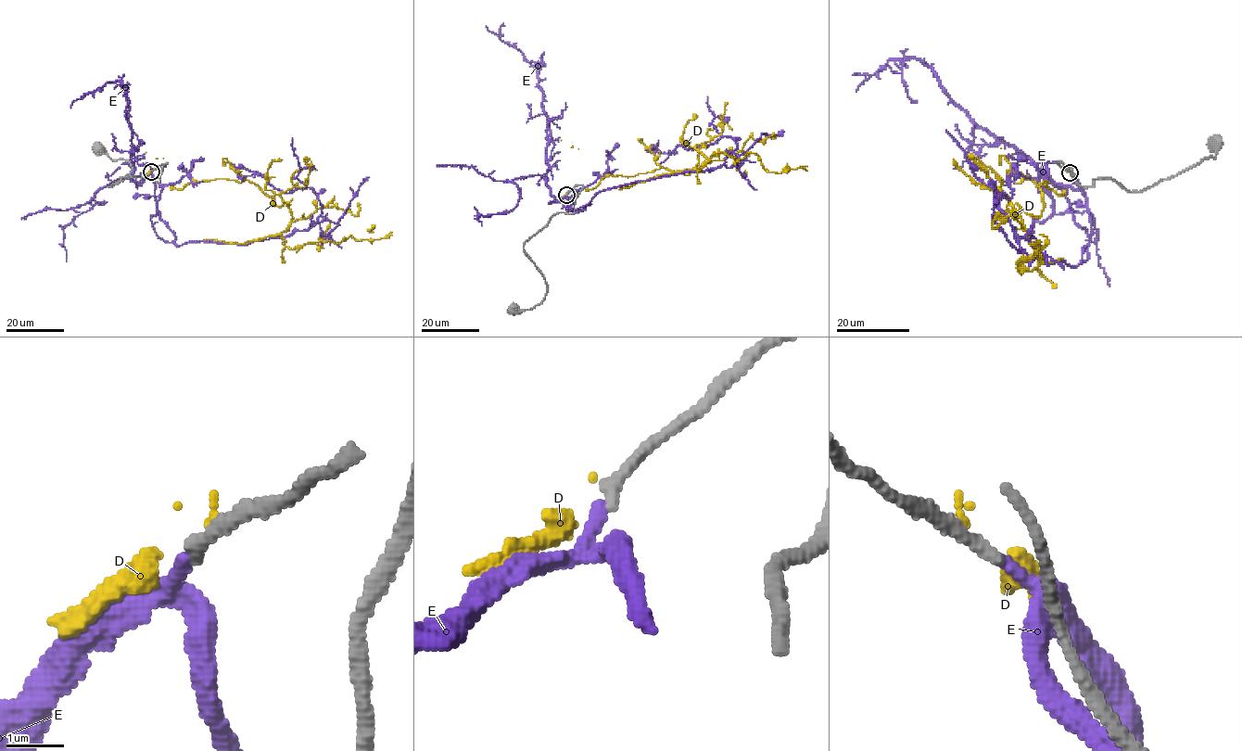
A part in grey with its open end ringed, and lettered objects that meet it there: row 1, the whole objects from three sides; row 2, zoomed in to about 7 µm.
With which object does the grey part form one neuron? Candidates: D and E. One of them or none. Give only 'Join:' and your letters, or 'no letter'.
Join: E

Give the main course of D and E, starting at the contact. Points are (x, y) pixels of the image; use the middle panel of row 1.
D: (567, 192), (610, 175), (687, 174), (700, 153), (697, 170), (718, 153), (750, 152), (768, 171), (806, 170)
E: (566, 195), (578, 211), (612, 187), (720, 167), (737, 147), (726, 136), (693, 149), (653, 151), (658, 140)

